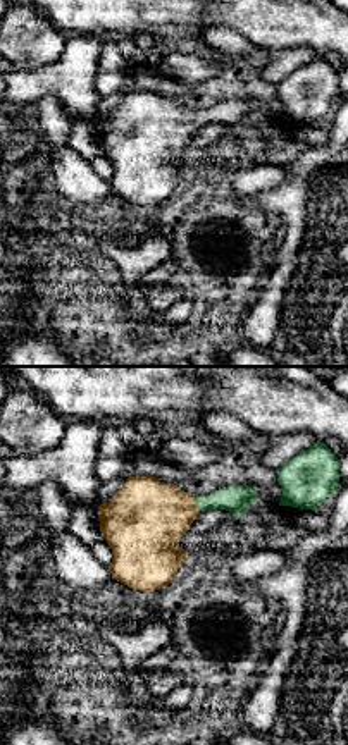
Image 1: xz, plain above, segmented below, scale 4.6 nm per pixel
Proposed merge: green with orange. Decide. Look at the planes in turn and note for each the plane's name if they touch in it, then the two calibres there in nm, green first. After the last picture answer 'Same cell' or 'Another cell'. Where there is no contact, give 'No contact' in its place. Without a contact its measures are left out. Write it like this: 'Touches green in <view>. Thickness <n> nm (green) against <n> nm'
Touches green in xz. Thickness 140 nm (green) against 360 nm

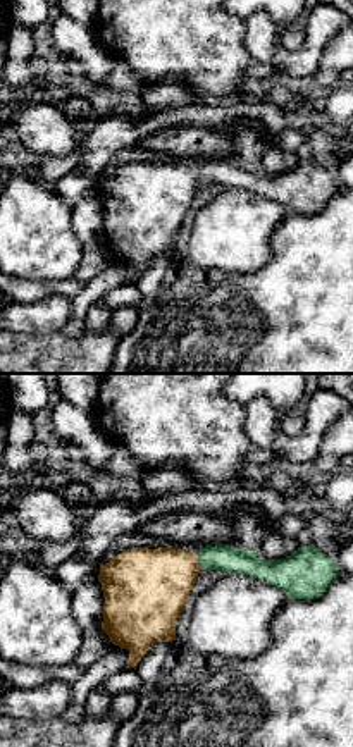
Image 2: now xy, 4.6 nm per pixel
Touches green in xy. Thickness 130 nm (green) against 340 nm

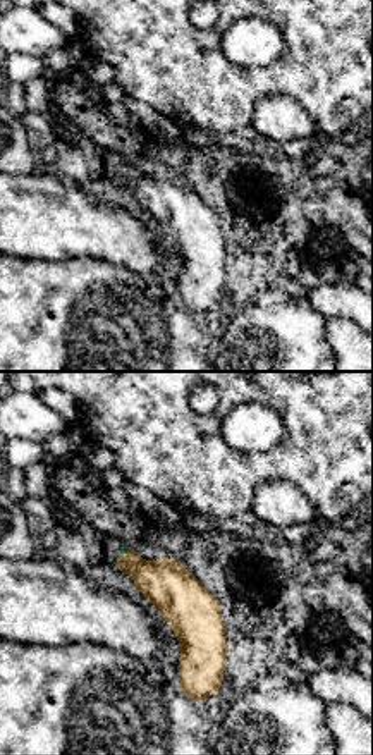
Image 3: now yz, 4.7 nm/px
Touches green in yz. Thickness 30 nm (green) against 220 nm

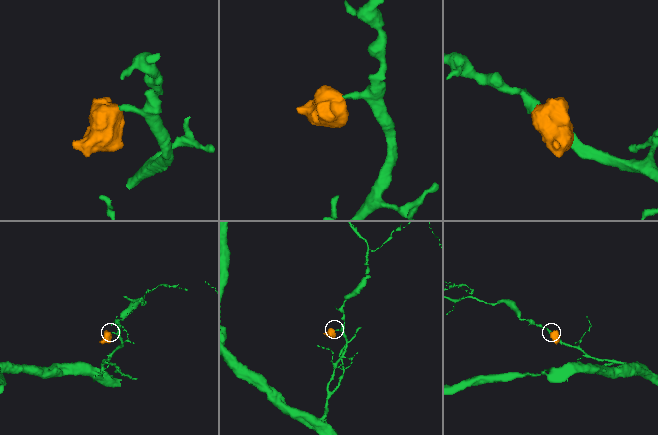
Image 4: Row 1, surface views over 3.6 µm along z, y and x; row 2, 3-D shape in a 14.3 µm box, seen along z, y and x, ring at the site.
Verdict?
Same cell

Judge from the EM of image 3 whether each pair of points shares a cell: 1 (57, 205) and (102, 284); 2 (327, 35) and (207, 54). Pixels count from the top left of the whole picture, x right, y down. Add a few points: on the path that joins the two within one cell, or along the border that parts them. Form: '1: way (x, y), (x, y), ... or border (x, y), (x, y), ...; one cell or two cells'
1: border (47, 260), (93, 257), (126, 267); two cells
2: way (298, 64), (284, 78), (236, 78); one cell

